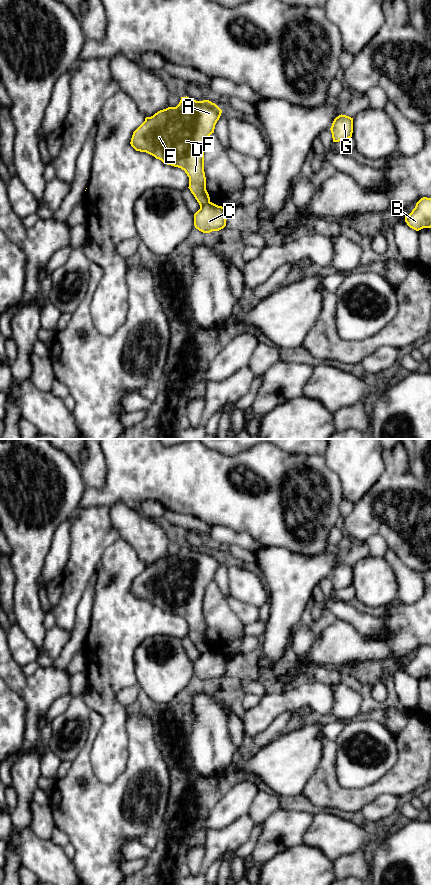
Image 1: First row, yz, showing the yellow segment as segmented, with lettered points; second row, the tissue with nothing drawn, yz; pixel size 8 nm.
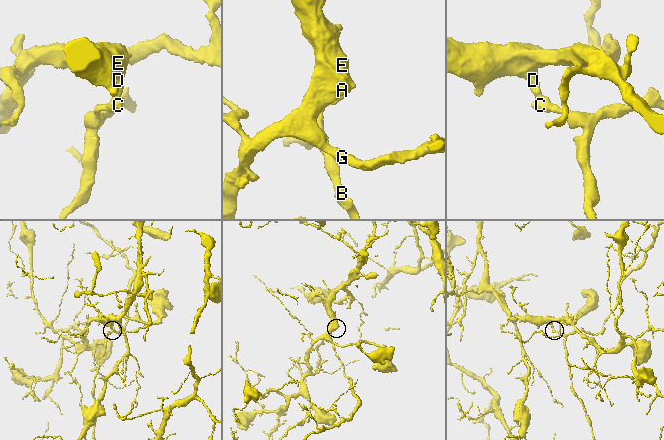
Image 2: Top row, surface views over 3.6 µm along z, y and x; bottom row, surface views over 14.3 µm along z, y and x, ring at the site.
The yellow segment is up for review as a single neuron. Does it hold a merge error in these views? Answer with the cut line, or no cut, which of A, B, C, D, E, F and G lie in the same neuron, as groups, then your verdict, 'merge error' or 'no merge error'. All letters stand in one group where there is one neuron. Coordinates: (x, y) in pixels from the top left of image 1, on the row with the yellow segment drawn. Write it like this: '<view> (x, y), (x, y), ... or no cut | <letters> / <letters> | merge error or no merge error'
yz (209, 201), (200, 206) | A D E F G / B C | merge error

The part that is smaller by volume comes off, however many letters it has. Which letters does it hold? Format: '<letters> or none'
B, C

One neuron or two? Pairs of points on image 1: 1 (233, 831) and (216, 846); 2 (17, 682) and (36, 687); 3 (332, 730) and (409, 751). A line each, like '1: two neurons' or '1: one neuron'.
1: one neuron
2: one neuron
3: two neurons

